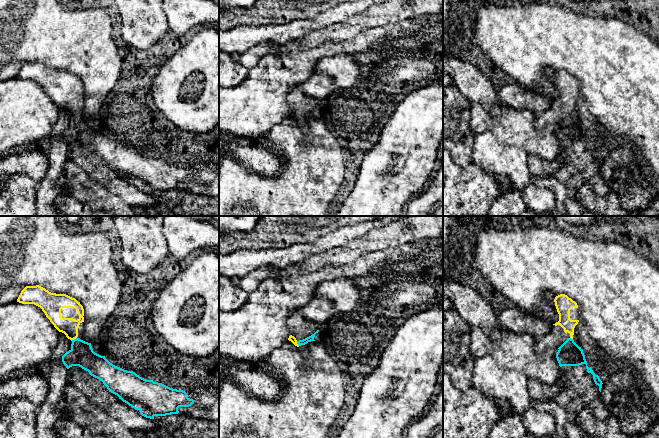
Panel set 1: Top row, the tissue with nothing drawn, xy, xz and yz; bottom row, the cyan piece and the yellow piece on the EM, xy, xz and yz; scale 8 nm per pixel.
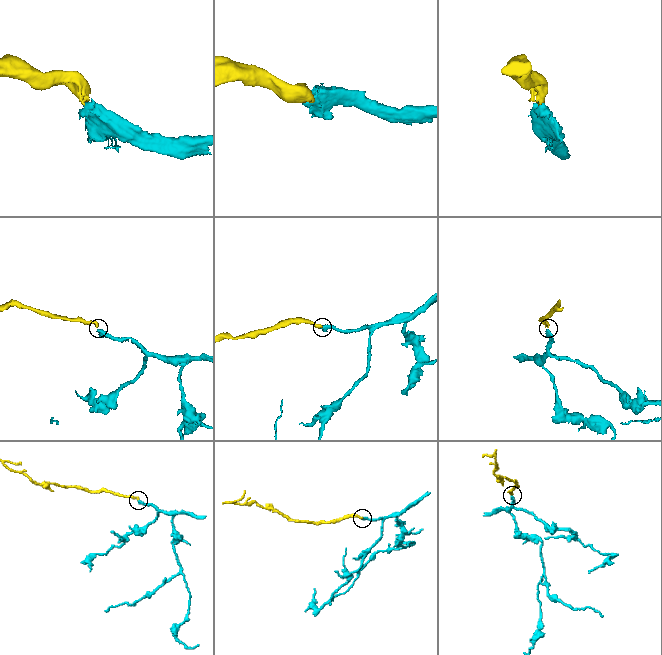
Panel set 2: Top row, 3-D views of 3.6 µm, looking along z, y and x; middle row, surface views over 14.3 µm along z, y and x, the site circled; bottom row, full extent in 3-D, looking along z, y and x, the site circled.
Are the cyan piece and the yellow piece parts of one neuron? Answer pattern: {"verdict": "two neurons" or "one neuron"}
{"verdict": "one neuron"}

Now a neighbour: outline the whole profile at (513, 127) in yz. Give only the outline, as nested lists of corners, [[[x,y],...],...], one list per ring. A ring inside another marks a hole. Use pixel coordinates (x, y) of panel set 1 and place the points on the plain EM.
[[[498,103],[496,111],[490,113],[487,130],[499,142],[522,148],[528,155],[536,155],[544,160],[556,159],[561,153],[556,134],[559,125],[547,124],[543,128],[537,128],[535,119],[535,114],[530,110],[514,109]]]

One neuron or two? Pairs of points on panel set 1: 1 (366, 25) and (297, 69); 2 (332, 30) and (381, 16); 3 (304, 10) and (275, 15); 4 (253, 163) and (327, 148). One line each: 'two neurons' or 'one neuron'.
1: two neurons
2: one neuron
3: one neuron
4: two neurons

